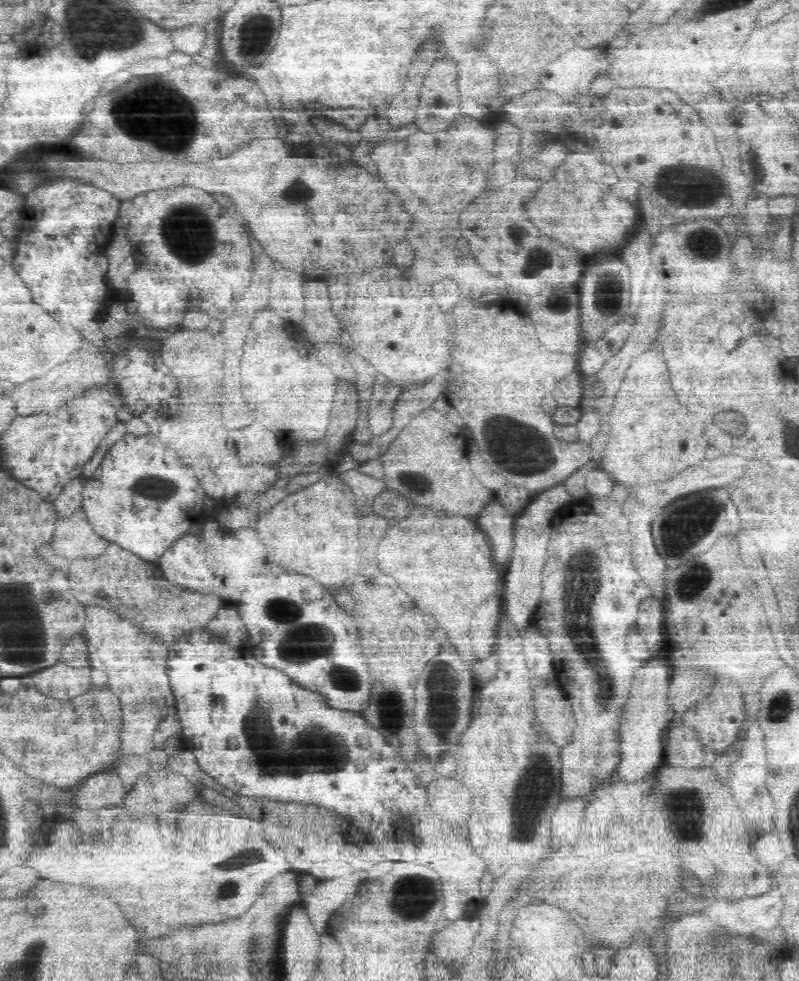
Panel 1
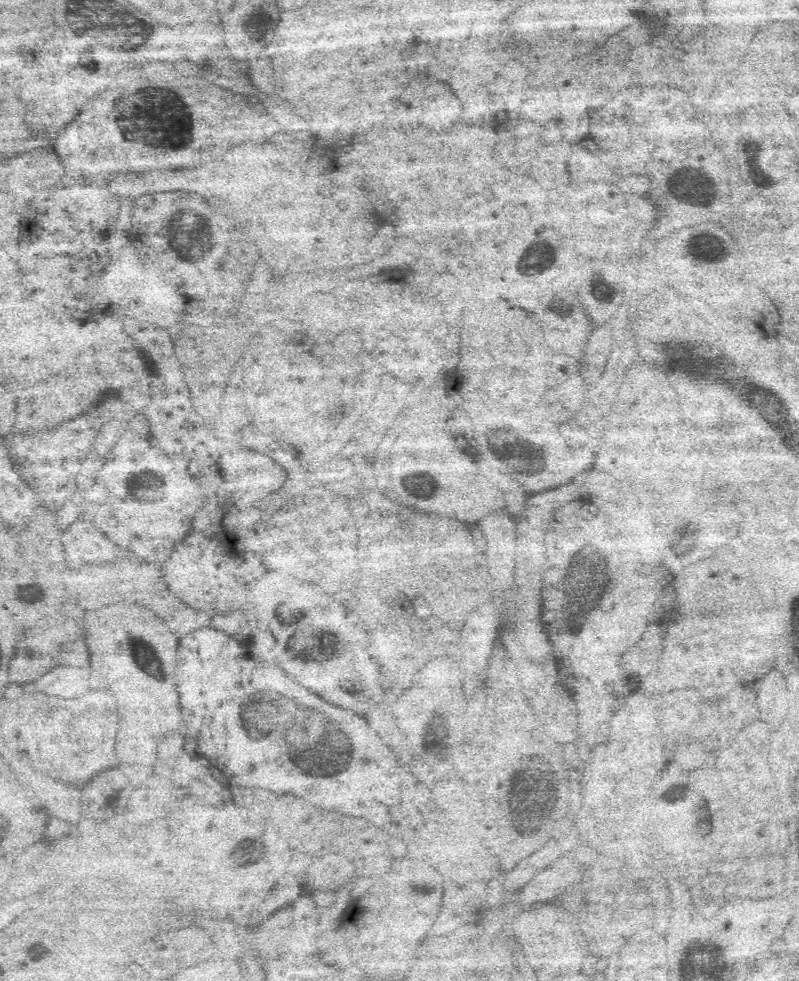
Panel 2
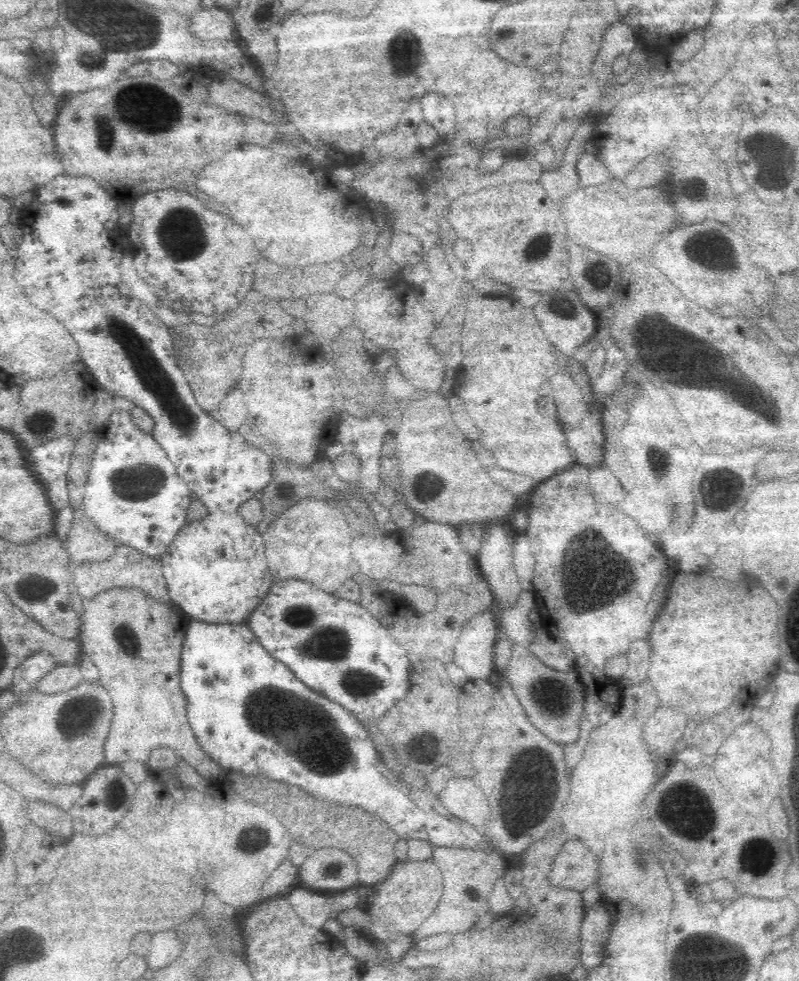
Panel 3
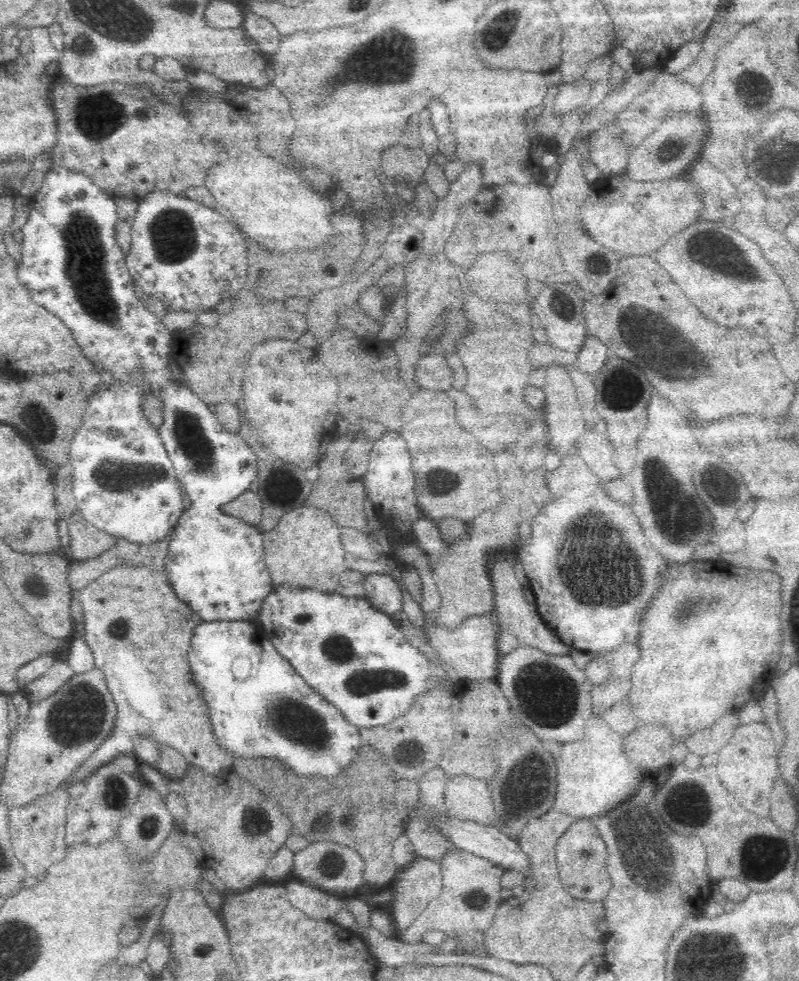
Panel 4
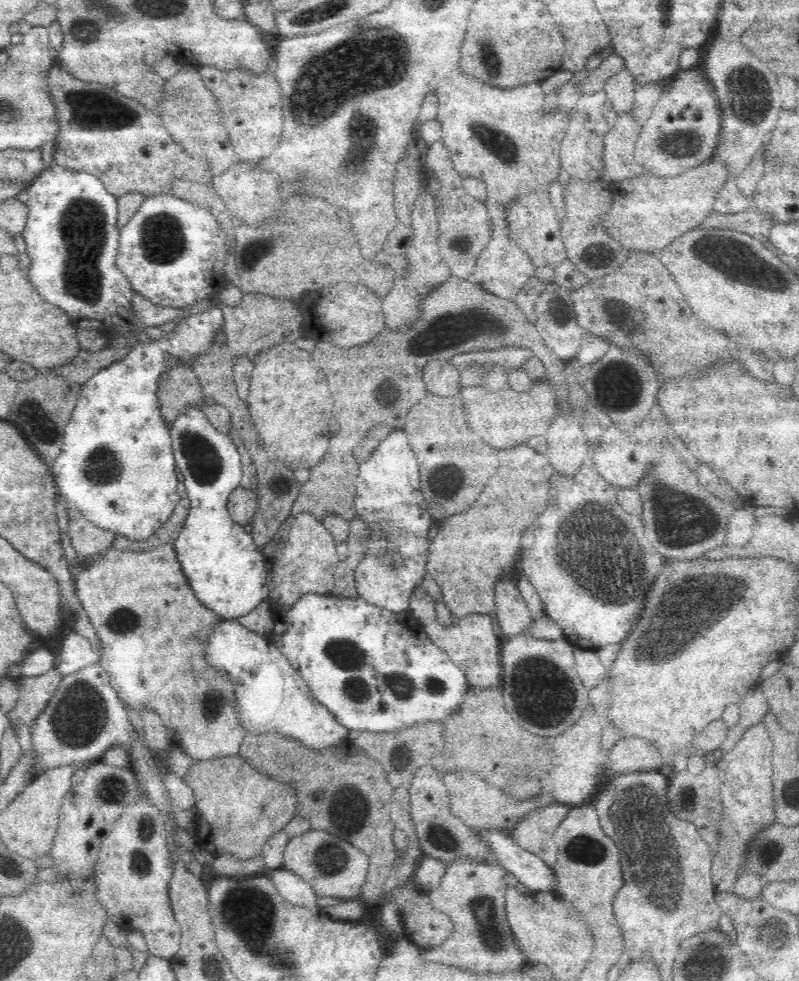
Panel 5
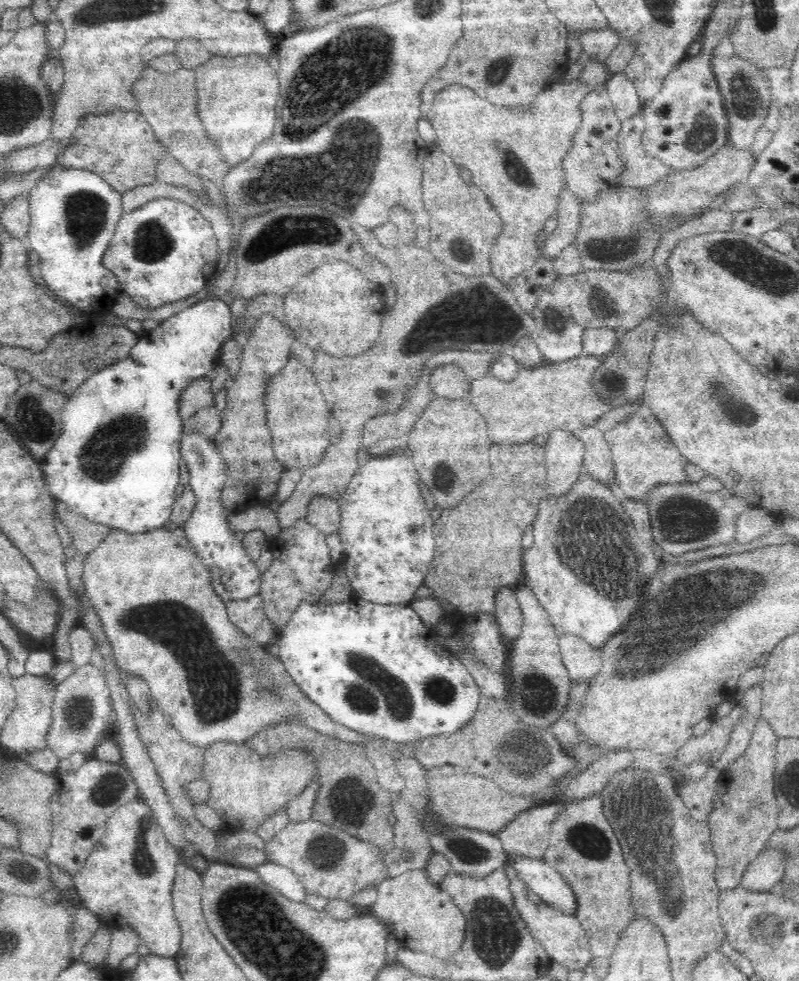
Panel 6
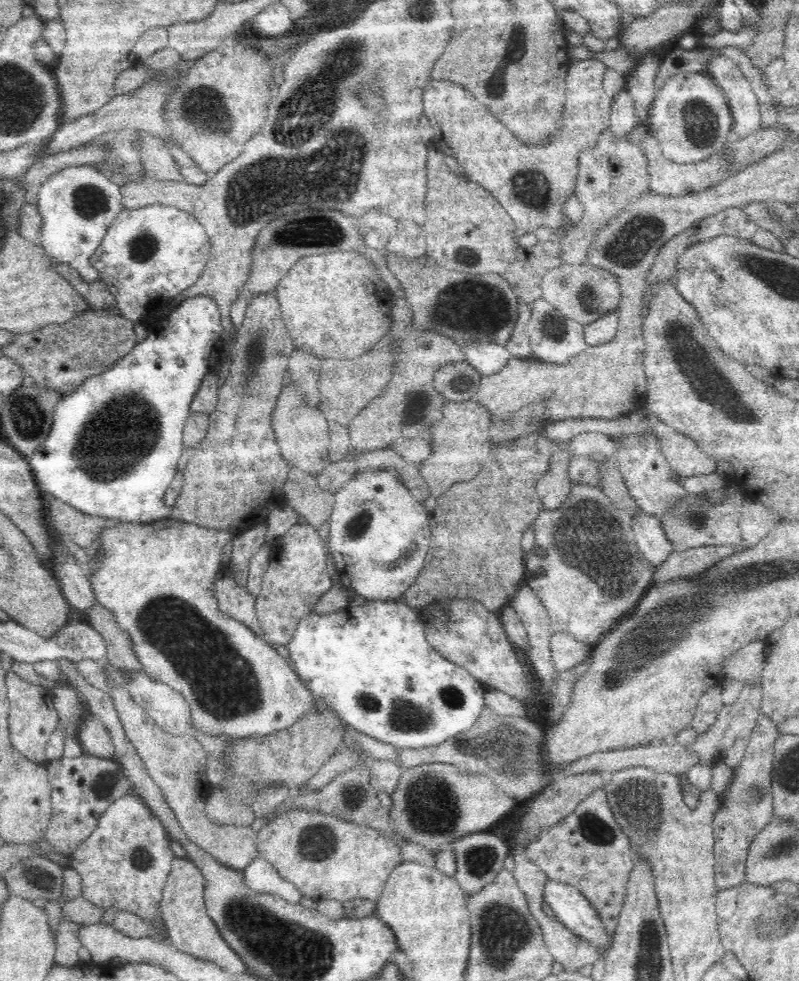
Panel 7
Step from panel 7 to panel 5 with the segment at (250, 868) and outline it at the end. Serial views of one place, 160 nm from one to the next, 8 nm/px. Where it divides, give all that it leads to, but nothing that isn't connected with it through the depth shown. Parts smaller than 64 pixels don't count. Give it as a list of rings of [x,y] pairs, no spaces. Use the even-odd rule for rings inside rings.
[[[284,868],[271,870],[269,877],[284,900],[300,907],[317,908],[319,896],[314,887],[300,876]]]

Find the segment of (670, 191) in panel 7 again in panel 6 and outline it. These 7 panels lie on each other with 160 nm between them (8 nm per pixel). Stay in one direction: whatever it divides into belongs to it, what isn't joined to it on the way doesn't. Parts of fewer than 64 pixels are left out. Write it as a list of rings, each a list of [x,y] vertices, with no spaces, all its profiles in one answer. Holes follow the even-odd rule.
[[[642,110],[621,122],[617,136],[617,149],[623,162],[623,171],[619,176],[624,187],[644,188],[659,180],[664,180],[668,173],[675,172],[661,160],[645,151],[642,135],[645,131]]]

